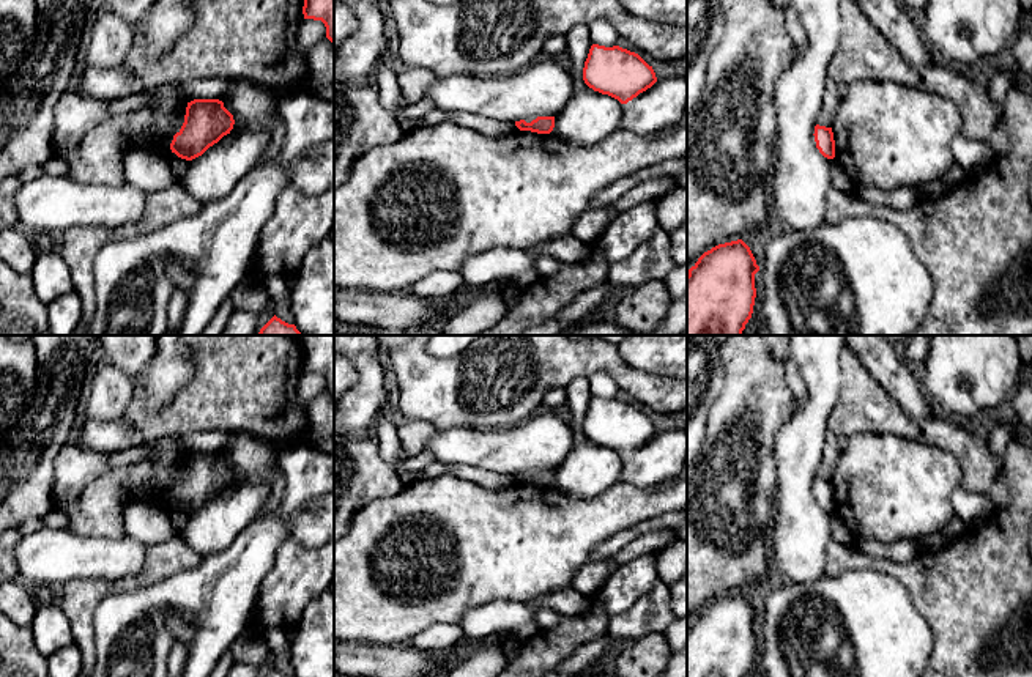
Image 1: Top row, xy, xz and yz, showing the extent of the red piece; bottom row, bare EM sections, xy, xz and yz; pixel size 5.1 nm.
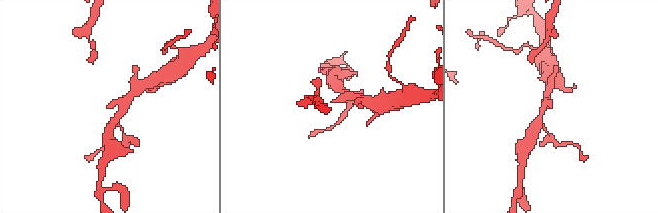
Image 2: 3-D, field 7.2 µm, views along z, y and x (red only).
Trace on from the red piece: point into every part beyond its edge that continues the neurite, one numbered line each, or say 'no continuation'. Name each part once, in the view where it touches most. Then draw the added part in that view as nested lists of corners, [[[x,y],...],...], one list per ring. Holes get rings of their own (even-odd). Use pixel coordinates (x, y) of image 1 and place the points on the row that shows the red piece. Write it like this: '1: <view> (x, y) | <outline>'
no continuation

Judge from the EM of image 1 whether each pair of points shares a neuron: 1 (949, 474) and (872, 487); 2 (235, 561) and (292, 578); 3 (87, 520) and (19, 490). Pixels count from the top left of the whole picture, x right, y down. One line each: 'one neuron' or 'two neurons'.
1: one neuron
2: two neurons
3: two neurons

